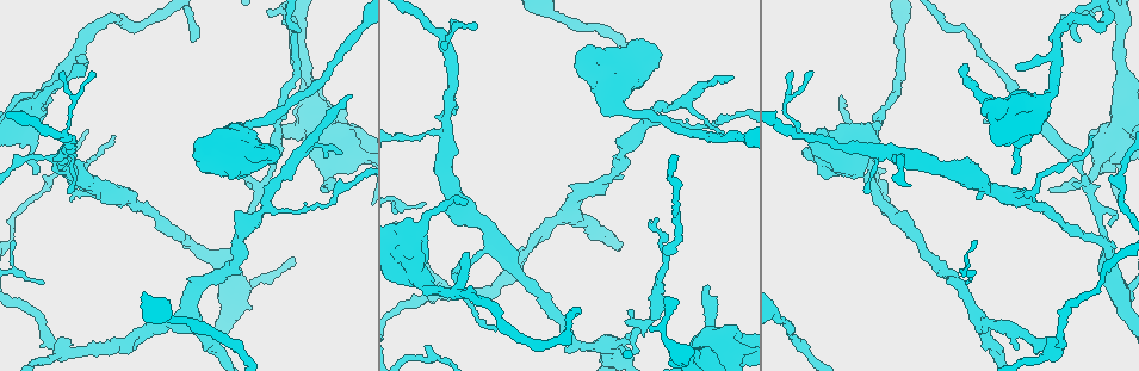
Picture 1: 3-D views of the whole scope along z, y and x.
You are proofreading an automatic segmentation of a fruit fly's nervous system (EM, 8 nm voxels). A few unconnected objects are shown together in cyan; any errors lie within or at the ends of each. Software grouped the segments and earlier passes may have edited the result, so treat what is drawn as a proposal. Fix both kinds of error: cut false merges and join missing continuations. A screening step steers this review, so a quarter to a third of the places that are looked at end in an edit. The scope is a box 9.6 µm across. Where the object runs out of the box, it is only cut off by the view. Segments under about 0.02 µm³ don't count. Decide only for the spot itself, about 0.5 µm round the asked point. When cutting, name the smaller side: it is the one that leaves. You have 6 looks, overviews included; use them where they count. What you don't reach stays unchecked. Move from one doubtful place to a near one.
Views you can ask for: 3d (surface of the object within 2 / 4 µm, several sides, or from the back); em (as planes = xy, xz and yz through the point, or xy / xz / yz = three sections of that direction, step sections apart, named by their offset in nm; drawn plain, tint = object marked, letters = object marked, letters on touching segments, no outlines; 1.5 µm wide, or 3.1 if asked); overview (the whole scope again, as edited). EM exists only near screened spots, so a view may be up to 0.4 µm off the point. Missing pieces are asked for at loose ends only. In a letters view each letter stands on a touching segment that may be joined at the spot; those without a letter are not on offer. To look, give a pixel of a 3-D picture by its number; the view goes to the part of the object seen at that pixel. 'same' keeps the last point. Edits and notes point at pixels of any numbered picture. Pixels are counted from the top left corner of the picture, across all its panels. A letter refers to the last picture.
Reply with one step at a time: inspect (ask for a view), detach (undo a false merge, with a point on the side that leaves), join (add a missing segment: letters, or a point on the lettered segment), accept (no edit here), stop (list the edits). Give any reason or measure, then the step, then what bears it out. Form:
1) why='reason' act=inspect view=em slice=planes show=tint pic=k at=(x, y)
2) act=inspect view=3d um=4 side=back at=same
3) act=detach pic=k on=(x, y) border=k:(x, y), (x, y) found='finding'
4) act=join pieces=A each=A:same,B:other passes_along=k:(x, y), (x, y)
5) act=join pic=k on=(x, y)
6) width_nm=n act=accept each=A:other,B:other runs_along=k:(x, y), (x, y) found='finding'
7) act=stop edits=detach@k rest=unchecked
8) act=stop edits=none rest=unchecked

why='free end' act=inspect view=em slice=xy step=4 show=tint pic=1 at=(327, 189)

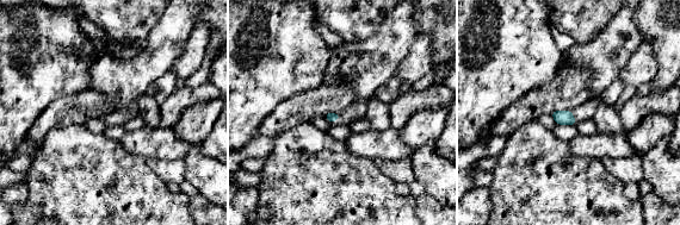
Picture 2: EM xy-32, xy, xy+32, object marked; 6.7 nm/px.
why='cut it another way' act=inspect view=em slice=planes show=letters at=same

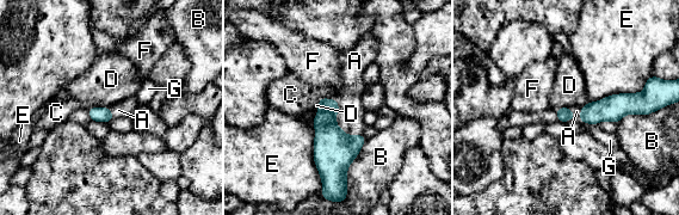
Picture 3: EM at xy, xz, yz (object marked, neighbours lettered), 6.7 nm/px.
act=join pieces=A each=A:same,B:other,C:other,D:other,E:other,F:other,G:other passes_along=3:(333, 149), (335, 123), (344, 118) found='the neuron continues'

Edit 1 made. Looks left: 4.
why='tapers out' act=inspect view=3d um=2 pic=1 at=(841, 97)

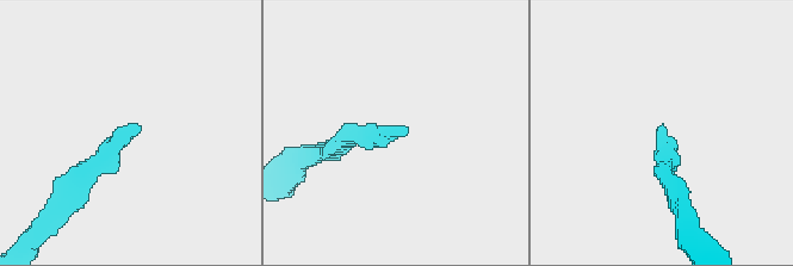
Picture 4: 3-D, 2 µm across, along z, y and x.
why='need the tissue' act=inspect view=em slice=planes show=tint pic=4 at=(406, 130)

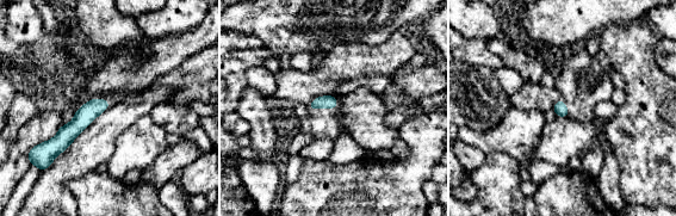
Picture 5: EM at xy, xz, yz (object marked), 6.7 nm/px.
why='see the neighbours' act=inspect view=em slice=planes show=letters at=same

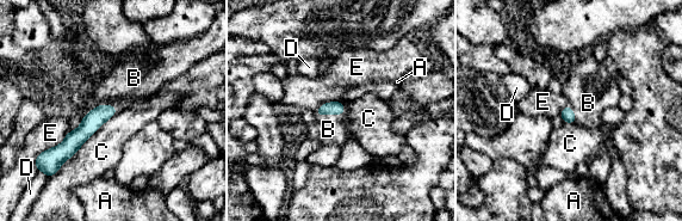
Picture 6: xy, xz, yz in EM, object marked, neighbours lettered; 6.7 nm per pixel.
width_nm=90 act=join pieces=B each=A:other,B:same,C:other,D:other,E:other passes_along=6:(335, 108), (329, 114), (328, 129) found='the neuron continues'

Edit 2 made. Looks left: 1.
act=stop edits=join@3,join@6 rest=unchecked

